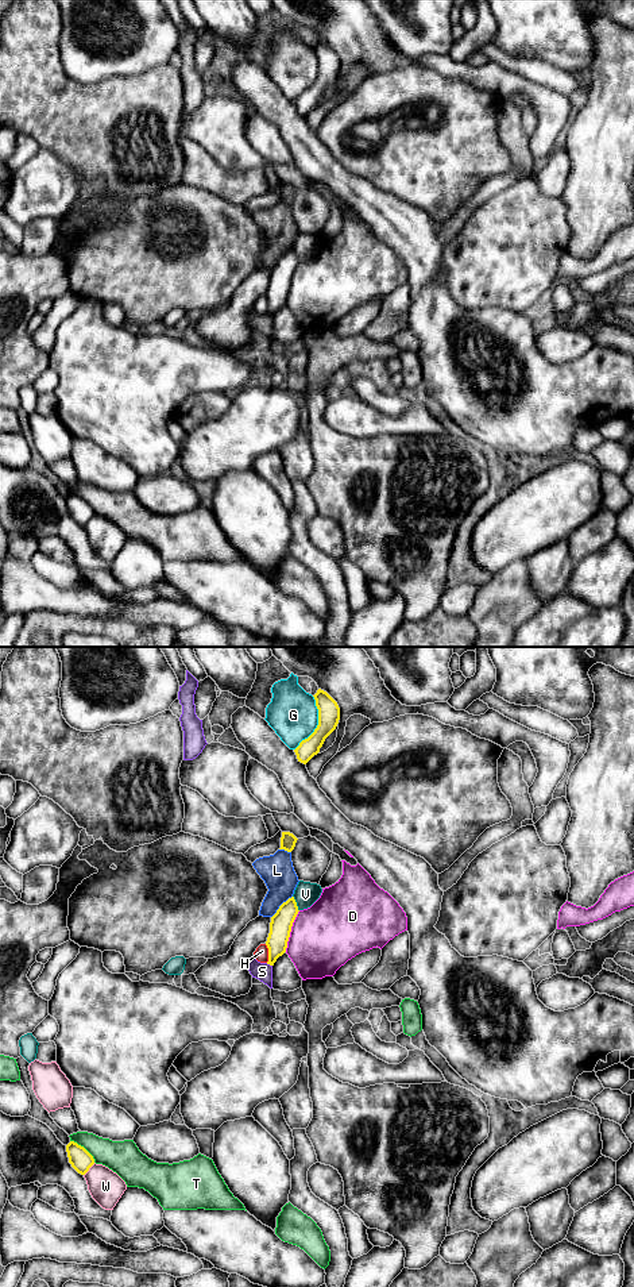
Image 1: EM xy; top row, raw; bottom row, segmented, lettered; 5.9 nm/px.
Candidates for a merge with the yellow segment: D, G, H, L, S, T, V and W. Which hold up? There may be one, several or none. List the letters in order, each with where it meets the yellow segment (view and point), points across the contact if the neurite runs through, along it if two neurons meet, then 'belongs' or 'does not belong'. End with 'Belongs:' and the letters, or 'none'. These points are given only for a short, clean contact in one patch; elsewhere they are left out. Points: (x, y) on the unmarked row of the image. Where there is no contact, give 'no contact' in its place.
D: meets yellow in xy at (290, 282); does not belong
G: meets yellow in xy at (319, 76); does not belong
H: meets yellow in xy at (269, 305); belongs
L: meets yellow in xy at (279, 258); does not belong
S: meets yellow in xy at (269, 315); border along xy (266, 315), (271, 318); does not belong
T: meets yellow in xy at (84, 500); does not belong
V: meets yellow in xy at (296, 255); border along xy (293, 247), (298, 262); does not belong
W: meets yellow in xy at (88, 521); does not belong
Belongs: H

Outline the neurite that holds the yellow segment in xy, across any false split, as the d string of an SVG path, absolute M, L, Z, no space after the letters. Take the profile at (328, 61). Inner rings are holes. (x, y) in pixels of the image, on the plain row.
M318 41L313 49L318 61L318 77L314 84L294 101L298 113L304 116L320 104L325 90L336 81L340 72L340 59L326 43Z

